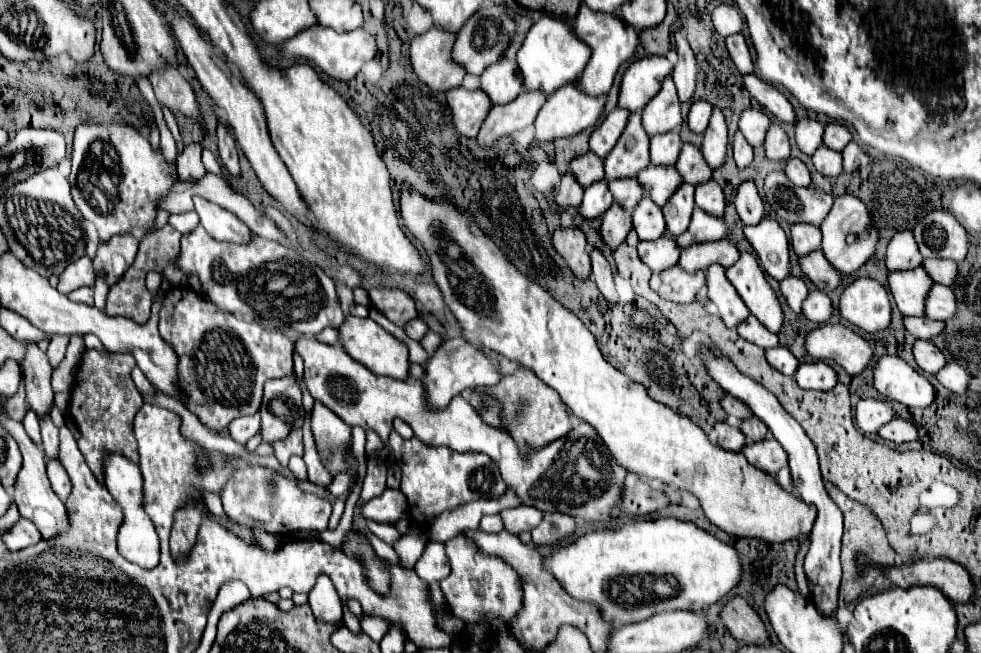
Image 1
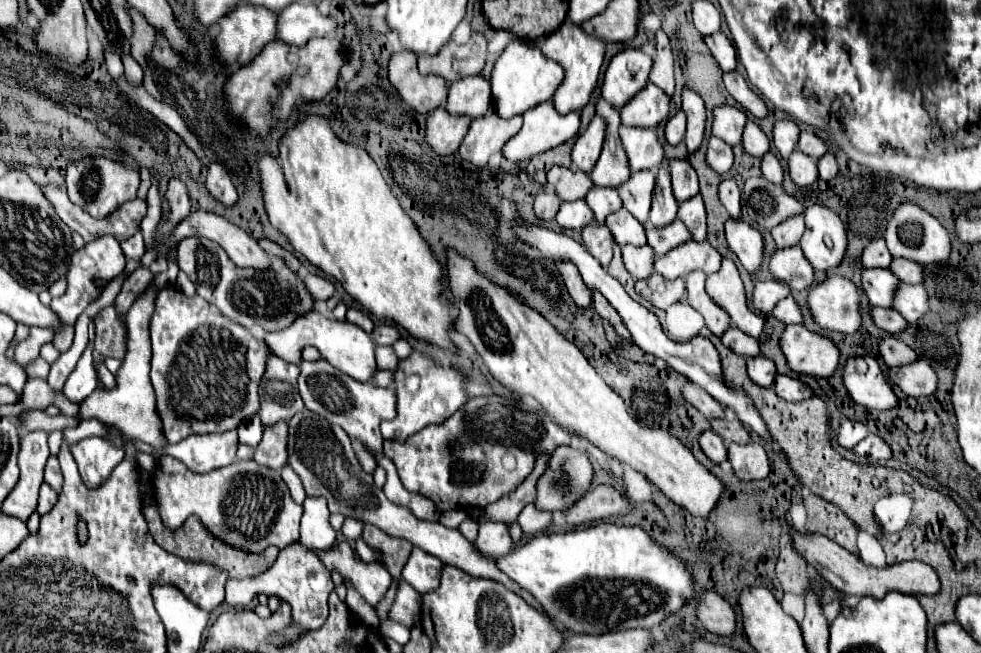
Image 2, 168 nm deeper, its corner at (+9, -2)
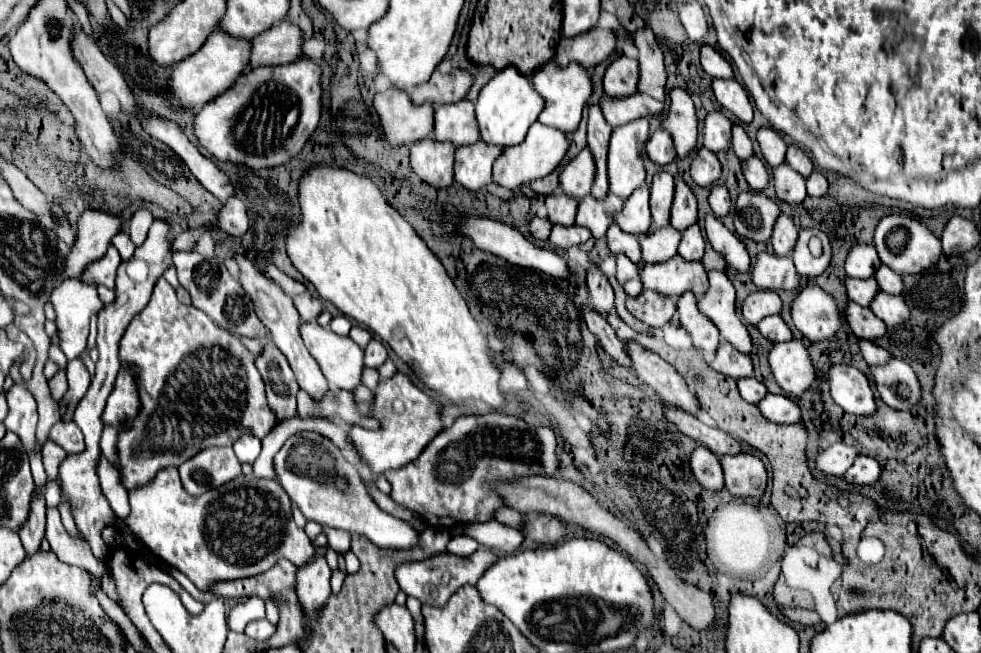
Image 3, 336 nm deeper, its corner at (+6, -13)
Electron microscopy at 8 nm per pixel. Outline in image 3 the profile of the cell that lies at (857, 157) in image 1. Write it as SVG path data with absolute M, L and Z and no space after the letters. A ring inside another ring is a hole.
M812 172L808 178L806 178L806 192L808 196L824 196L828 190L828 180L824 178L822 172Z

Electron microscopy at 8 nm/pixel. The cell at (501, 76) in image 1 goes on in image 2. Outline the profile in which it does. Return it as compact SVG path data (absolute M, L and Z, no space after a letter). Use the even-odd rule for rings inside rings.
M483 75L463 77L449 85L445 109L453 115L469 115L471 119L493 111L491 81Z

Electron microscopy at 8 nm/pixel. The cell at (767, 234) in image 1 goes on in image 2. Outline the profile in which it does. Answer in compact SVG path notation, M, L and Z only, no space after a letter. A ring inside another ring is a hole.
M729 219L725 223L725 237L731 247L731 251L739 257L741 265L755 275L763 263L763 235L755 227L747 225L745 221L733 221Z

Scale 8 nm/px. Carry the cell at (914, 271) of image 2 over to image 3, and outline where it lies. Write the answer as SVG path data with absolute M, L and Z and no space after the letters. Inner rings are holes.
M880 266L874 272L874 278L878 282L878 288L886 294L900 294L902 292L902 278L900 274L894 274L890 268Z

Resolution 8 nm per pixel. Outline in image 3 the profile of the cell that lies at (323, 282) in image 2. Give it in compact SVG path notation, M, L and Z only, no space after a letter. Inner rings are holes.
M310 292L294 296L294 306L300 312L302 322L316 322L316 318L322 312L322 300L314 298Z

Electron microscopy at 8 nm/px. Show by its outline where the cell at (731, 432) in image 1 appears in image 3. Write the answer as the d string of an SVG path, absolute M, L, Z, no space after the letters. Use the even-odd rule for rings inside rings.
M698 446L690 454L692 474L702 488L706 488L706 490L722 490L724 488L722 468L718 466L718 462L720 462L720 458L716 454L710 454L710 450L706 450L704 446Z

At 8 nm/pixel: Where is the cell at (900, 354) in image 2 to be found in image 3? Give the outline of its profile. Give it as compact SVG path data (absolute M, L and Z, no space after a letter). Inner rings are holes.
M858 340L858 346L860 346L860 352L862 352L862 358L868 364L882 364L882 362L886 362L886 358L890 358L890 354L884 348L876 346L870 340Z

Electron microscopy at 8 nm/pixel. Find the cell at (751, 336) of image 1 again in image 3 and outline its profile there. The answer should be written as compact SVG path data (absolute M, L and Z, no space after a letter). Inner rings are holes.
M720 342L718 350L716 350L716 358L710 364L710 368L714 372L730 376L734 380L752 376L752 360L750 360L750 356L738 354L738 350L734 350L734 346L730 346L728 342Z

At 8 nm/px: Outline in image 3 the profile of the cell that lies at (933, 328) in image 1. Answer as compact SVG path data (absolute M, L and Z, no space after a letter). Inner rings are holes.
M848 302L846 310L844 310L844 318L846 318L846 324L850 326L850 330L858 338L876 340L876 338L884 336L884 332L886 332L886 324L880 318L876 318L870 308L858 306L856 302Z

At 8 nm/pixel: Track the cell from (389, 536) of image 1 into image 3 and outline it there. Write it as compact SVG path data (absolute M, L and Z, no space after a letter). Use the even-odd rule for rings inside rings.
M324 528L324 534L328 538L328 544L336 550L336 552L348 552L350 550L350 534L344 530L336 530L336 528Z

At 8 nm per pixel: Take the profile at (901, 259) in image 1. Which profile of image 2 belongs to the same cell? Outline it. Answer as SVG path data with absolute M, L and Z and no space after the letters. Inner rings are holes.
M875 239L869 243L869 247L865 247L863 251L863 265L867 269L871 267L889 267L893 261L893 255L887 251L885 239Z

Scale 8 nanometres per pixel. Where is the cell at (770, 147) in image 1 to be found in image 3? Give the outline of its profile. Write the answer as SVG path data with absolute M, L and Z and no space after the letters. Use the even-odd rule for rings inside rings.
M740 124L732 126L732 150L736 152L736 156L742 158L750 158L750 154L754 154L752 150L752 140L746 136L746 132L742 130Z

